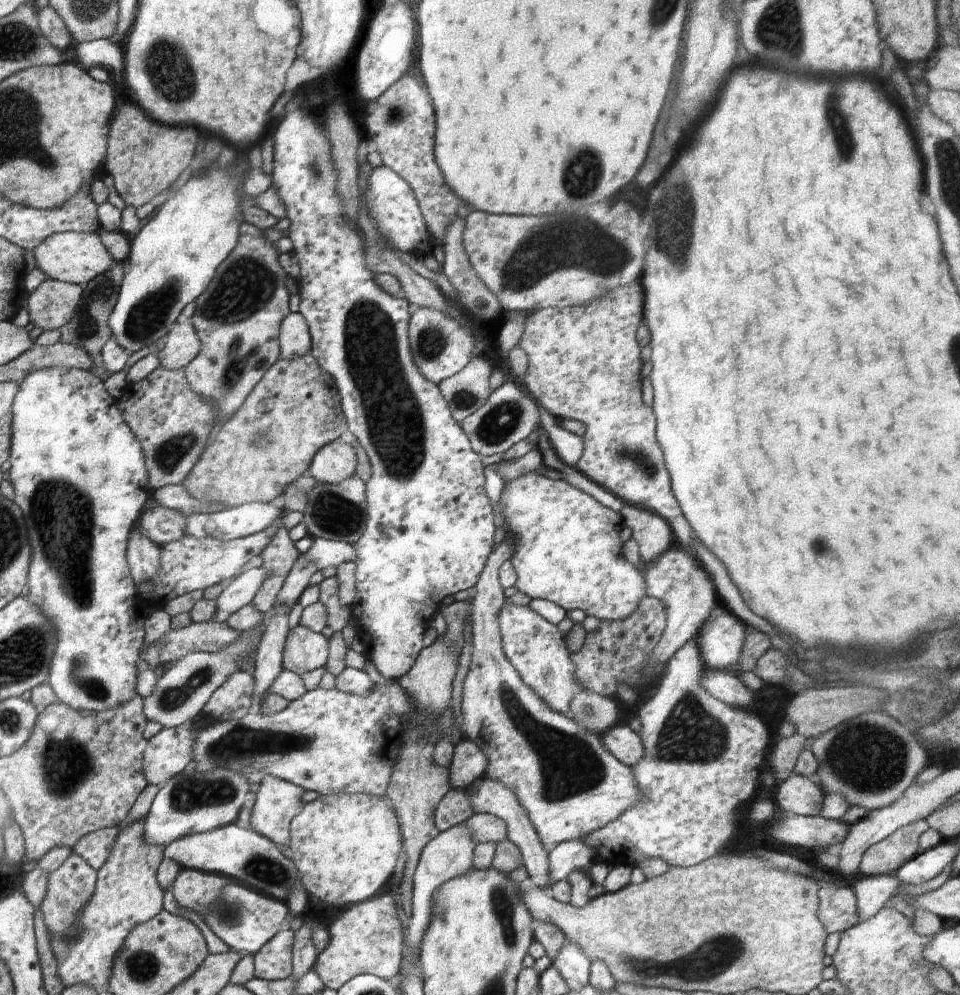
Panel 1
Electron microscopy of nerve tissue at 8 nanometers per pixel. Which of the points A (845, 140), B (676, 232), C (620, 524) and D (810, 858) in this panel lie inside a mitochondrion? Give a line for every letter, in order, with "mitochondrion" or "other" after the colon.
A: mitochondrion
B: mitochondrion
C: other
D: other

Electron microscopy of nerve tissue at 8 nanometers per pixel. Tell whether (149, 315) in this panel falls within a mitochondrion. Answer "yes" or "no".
yes

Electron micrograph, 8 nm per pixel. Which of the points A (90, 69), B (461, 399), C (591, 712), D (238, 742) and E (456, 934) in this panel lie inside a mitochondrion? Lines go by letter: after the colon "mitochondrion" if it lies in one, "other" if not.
A: other
B: mitochondrion
C: mitochondrion
D: mitochondrion
E: other

